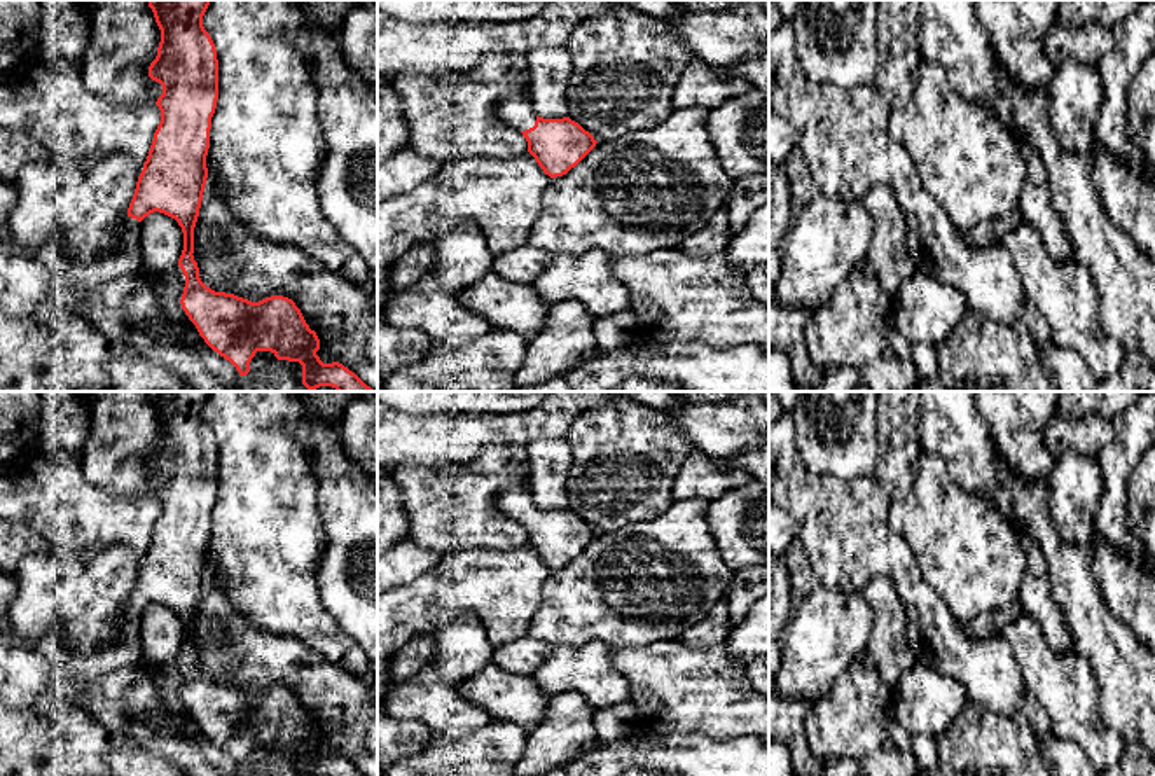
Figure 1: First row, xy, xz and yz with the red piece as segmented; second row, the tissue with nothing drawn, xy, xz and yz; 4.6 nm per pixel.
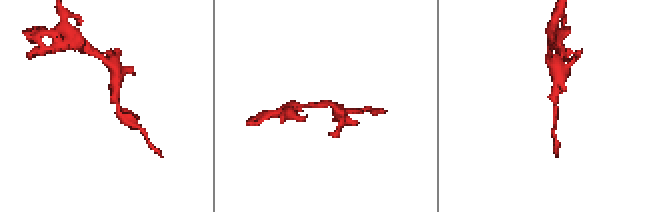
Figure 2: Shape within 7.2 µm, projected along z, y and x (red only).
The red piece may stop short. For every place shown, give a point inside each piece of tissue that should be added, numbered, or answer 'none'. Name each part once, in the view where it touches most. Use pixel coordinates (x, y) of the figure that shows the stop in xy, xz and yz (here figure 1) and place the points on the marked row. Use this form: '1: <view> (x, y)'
1: xz (516, 112)

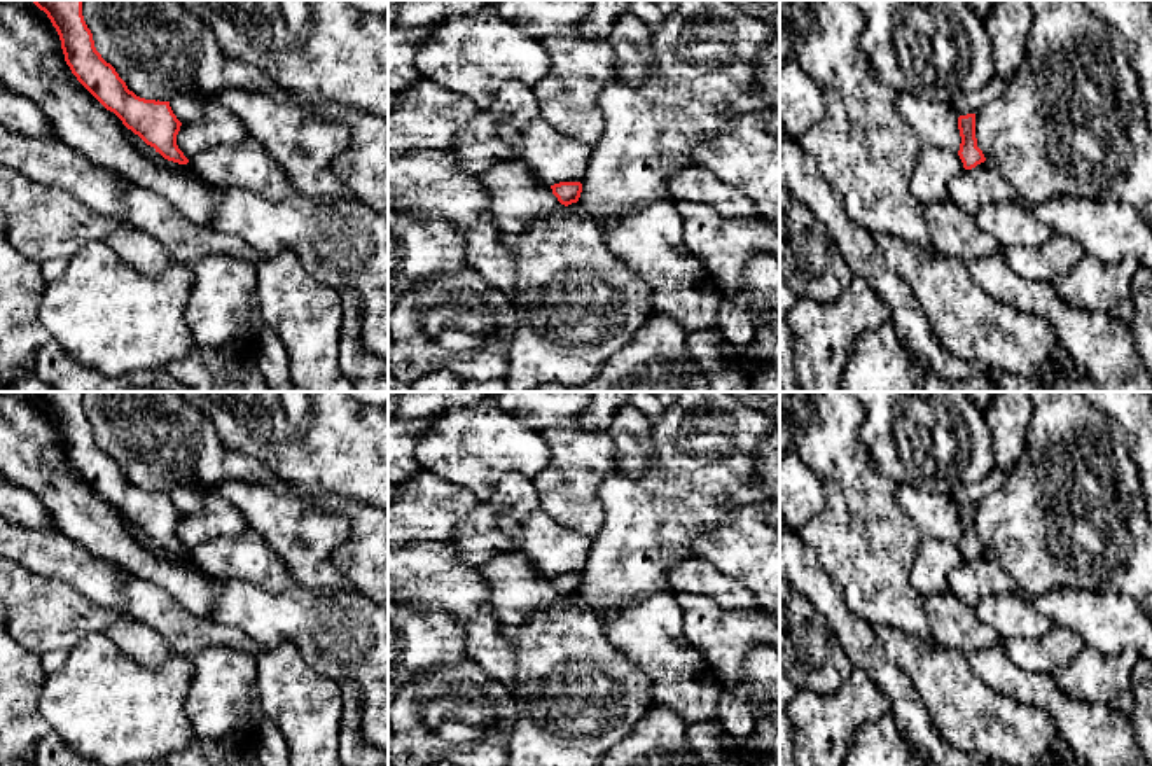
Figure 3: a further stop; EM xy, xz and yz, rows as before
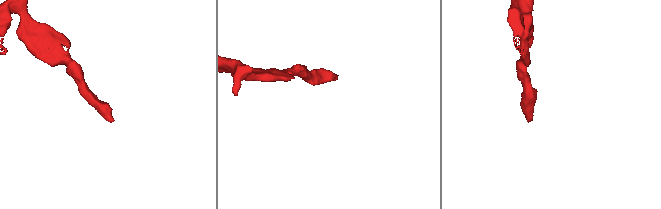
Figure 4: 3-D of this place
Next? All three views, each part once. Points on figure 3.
none

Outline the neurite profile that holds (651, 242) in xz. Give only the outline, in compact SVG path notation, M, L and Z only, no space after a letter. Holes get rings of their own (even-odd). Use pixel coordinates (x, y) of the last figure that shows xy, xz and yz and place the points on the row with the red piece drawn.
M673 199L603 219L600 231L608 248L652 290L654 315L671 317L689 332L717 329L722 296L687 248Z

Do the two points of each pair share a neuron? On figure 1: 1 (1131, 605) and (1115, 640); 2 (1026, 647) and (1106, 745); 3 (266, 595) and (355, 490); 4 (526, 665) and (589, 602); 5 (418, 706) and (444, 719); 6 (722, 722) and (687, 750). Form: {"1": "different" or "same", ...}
{"1": "different", "2": "same", "3": "different", "4": "different", "5": "same", "6": "different"}

